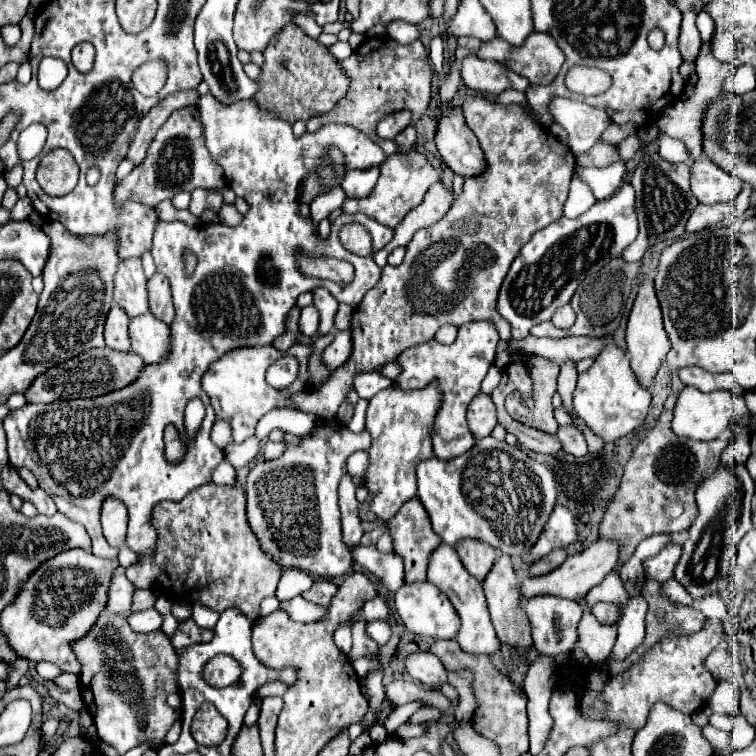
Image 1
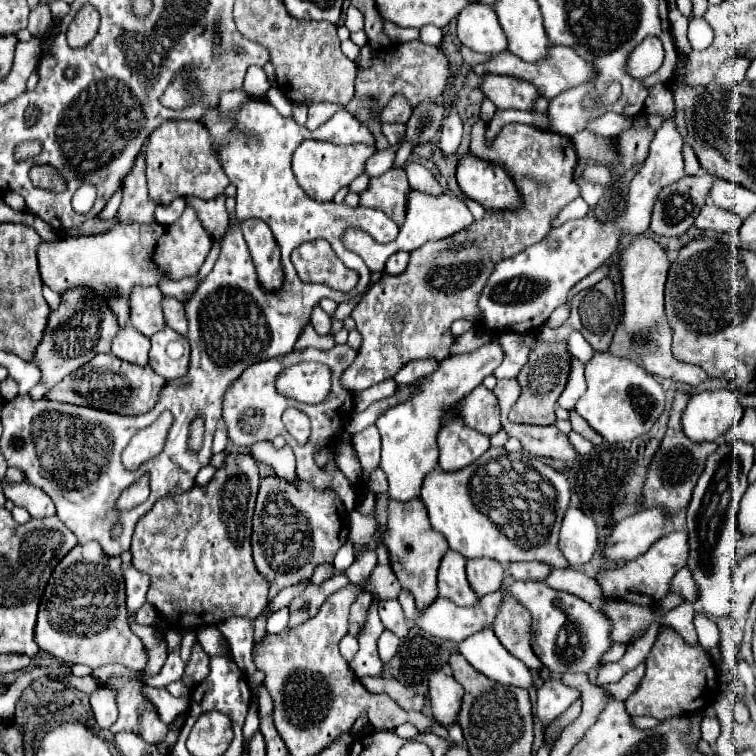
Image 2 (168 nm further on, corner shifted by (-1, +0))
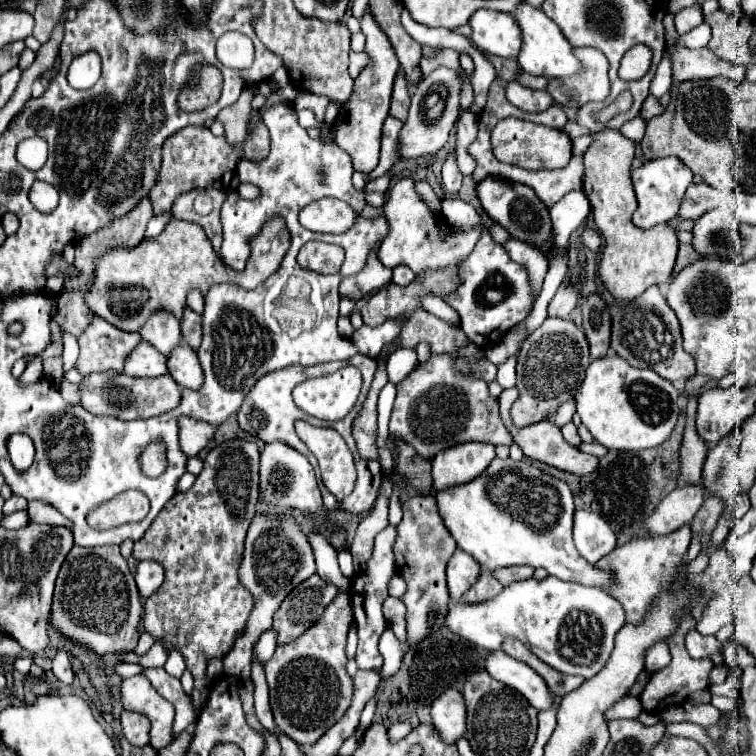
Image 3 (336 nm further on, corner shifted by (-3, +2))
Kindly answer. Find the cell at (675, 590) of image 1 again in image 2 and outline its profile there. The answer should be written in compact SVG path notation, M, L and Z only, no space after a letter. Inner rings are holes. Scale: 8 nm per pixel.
M684 566L684 568L672 578L670 590L680 592L680 594L684 596L684 600L690 600L690 602L692 602L692 598L694 598L694 594L696 594L694 588L696 588L696 584L694 584L694 580L692 580L692 574L690 574L688 568Z

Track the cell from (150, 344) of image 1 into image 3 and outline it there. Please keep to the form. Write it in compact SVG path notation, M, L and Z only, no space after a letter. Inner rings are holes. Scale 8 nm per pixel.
M188 344L178 346L178 350L174 350L174 354L170 354L170 358L168 358L168 374L182 388L198 390L202 386L202 368L200 368L196 352Z

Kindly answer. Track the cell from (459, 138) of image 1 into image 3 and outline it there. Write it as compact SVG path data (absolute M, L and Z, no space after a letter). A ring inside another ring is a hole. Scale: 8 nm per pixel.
M484 178L476 186L476 196L478 196L484 212L494 222L504 226L512 236L522 238L524 242L532 242L532 244L540 246L544 252L548 250L550 214L548 214L548 208L542 206L542 202L538 202L538 196L534 194L534 190L530 190L528 186L522 186L518 182L502 182L498 178Z

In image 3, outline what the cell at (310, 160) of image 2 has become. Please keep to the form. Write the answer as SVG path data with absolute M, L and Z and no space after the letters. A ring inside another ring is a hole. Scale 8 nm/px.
M366 12L362 18L362 32L366 36L366 52L372 58L372 64L362 70L362 74L356 78L354 94L352 98L342 106L340 116L336 118L332 130L336 136L336 144L344 148L350 158L356 172L368 174L378 166L380 158L380 136L382 136L382 124L388 116L390 96L392 96L392 84L396 78L396 72L400 68L400 62L386 38L386 34L378 28L378 24L372 20L372 16Z

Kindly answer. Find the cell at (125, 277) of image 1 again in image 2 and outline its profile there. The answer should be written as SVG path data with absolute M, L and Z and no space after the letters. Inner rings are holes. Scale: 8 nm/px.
M156 286L136 288L136 292L132 292L130 324L148 338L166 326L162 314L162 298L164 296Z

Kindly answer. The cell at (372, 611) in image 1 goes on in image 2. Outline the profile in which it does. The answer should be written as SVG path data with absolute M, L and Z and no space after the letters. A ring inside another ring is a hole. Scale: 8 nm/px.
M382 600L380 602L380 620L386 630L396 634L398 638L404 638L410 632L410 624L400 608L398 600Z

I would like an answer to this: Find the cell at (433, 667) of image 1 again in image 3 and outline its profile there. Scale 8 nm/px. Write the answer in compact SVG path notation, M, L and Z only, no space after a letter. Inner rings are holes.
M444 690L432 702L432 720L444 742L456 742L466 732L466 704L458 690Z

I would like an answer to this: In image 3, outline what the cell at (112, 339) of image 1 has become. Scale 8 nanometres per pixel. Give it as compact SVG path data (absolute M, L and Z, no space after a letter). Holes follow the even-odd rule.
M140 342L136 346L136 350L130 352L130 358L126 358L126 366L124 372L130 376L138 376L138 378L152 378L152 376L162 376L166 374L166 356L158 354L158 350L154 350L154 346L150 346L148 342Z

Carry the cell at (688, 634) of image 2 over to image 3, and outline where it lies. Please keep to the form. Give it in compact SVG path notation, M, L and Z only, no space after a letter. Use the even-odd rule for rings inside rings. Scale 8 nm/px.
M692 630L686 638L686 644L690 646L690 654L694 658L704 658L704 656L710 656L718 650L722 650L722 646L718 644L718 640L714 636L702 636L700 632Z

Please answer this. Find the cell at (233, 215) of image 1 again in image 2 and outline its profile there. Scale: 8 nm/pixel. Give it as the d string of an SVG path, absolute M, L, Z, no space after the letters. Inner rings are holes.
M224 194L212 200L198 200L196 196L186 196L186 206L194 208L200 222L204 224L206 232L212 236L212 240L222 240L228 230L228 212L224 206Z

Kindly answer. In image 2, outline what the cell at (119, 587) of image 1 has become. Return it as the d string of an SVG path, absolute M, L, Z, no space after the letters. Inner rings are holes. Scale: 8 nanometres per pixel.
M130 566L124 572L124 580L126 580L128 612L134 614L146 602L146 592L150 588L150 576L146 572L138 572L134 566Z

